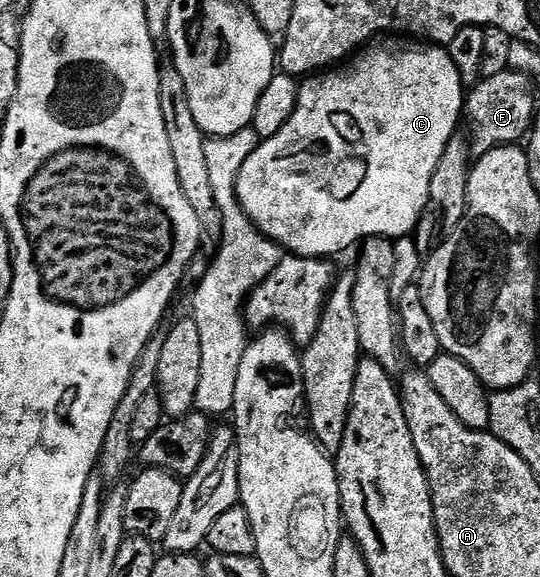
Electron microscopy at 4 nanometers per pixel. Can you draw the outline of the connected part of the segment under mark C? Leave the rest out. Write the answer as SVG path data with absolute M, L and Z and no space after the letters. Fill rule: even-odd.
M389 36L384 40L374 41L366 45L356 56L350 57L344 64L328 72L306 77L300 83L297 91L297 108L289 123L275 136L264 139L254 154L248 156L246 163L238 172L237 199L254 225L272 238L278 246L303 258L329 260L334 257L332 254L341 254L344 250L351 249L356 242L361 244L371 238L398 240L412 235L420 224L421 218L426 215L432 174L448 142L458 133L457 121L459 123L462 121L466 97L467 90L461 85L459 68L455 68L455 60L451 60L449 51L444 45L426 44L421 40L406 40L401 36Z

